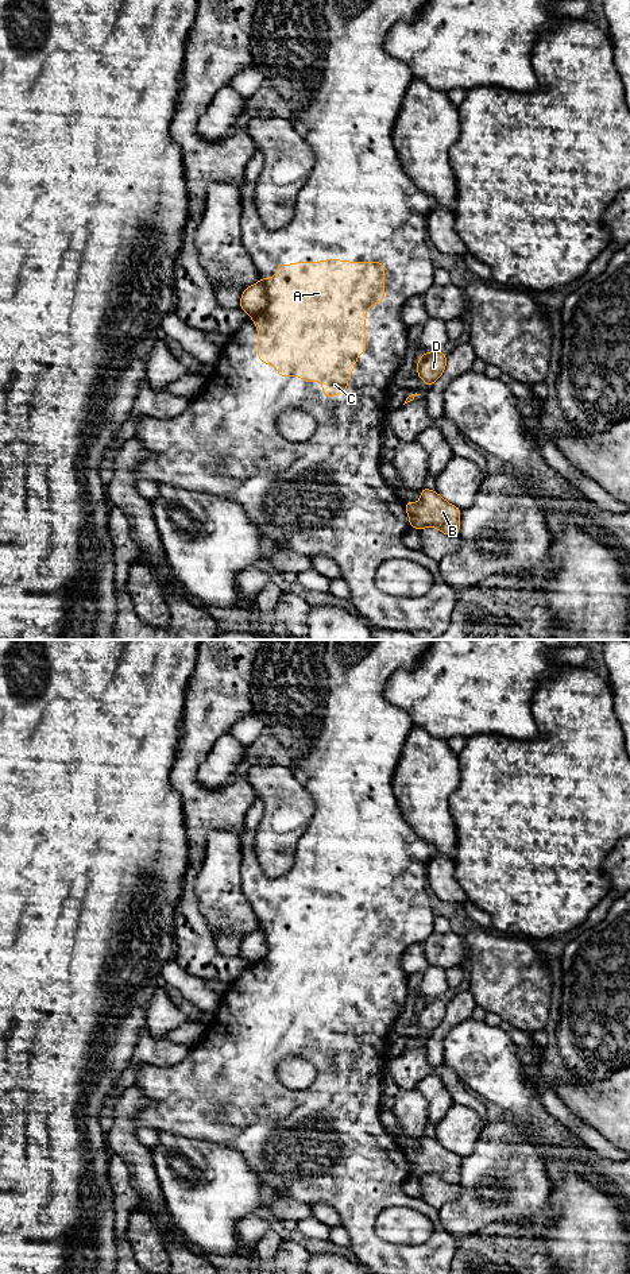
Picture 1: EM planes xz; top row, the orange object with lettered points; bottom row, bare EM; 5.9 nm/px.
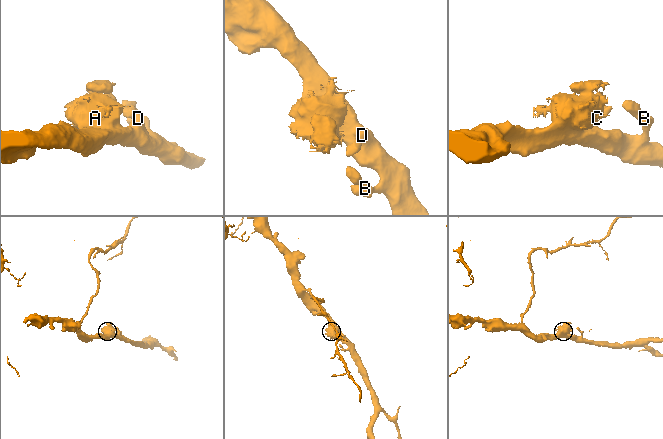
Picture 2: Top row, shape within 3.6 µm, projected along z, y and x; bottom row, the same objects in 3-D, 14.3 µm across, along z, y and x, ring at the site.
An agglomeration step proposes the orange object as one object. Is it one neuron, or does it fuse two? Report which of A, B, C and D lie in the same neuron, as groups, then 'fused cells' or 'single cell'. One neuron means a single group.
A C / B D | fused cells

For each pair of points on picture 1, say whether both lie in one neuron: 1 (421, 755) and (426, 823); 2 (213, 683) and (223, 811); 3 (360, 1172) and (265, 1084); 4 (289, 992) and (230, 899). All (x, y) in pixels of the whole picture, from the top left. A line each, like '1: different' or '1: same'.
1: same
2: same
3: same
4: different

